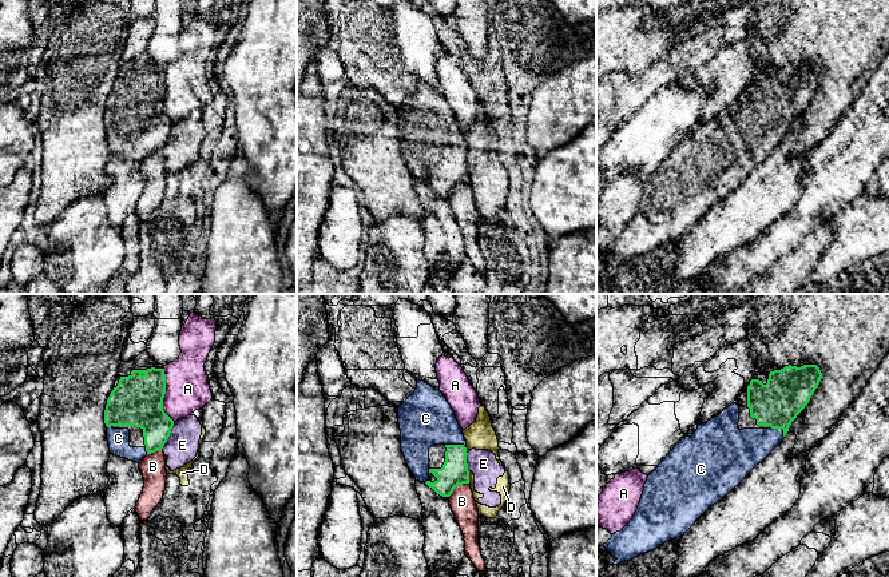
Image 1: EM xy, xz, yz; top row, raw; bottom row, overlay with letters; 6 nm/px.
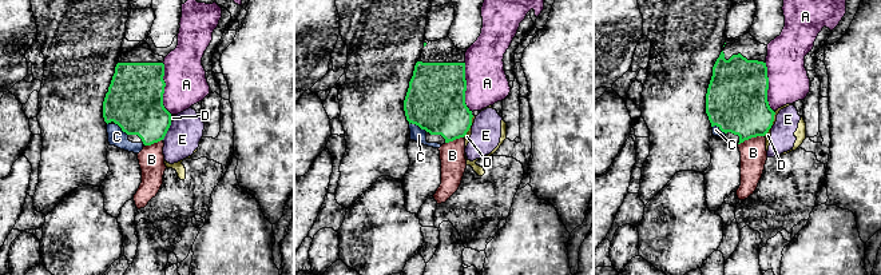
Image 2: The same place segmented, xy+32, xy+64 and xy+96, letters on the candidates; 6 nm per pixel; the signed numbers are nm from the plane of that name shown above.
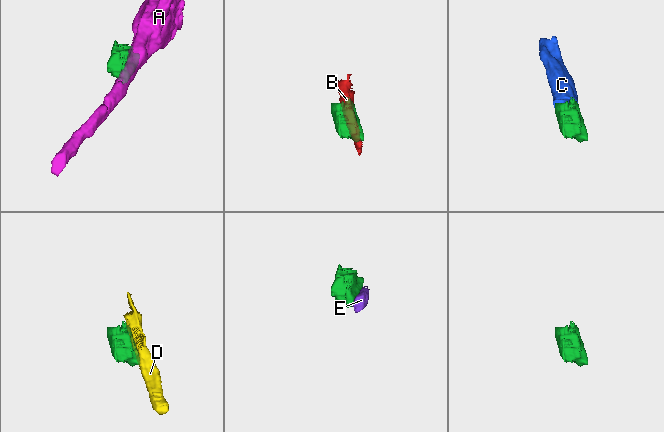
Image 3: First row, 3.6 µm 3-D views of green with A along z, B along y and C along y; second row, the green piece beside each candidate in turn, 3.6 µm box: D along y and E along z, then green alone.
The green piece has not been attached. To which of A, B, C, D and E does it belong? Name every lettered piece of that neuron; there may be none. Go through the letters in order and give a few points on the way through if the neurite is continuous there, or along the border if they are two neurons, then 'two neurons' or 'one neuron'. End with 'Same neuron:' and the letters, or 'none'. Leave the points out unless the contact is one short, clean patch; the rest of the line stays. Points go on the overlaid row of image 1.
A: two neurons
B: border along xz (468, 482), (459, 484), (448, 497); two neurons
C: one neuron
D: two neurons
E: two neurons
Same neuron: C

